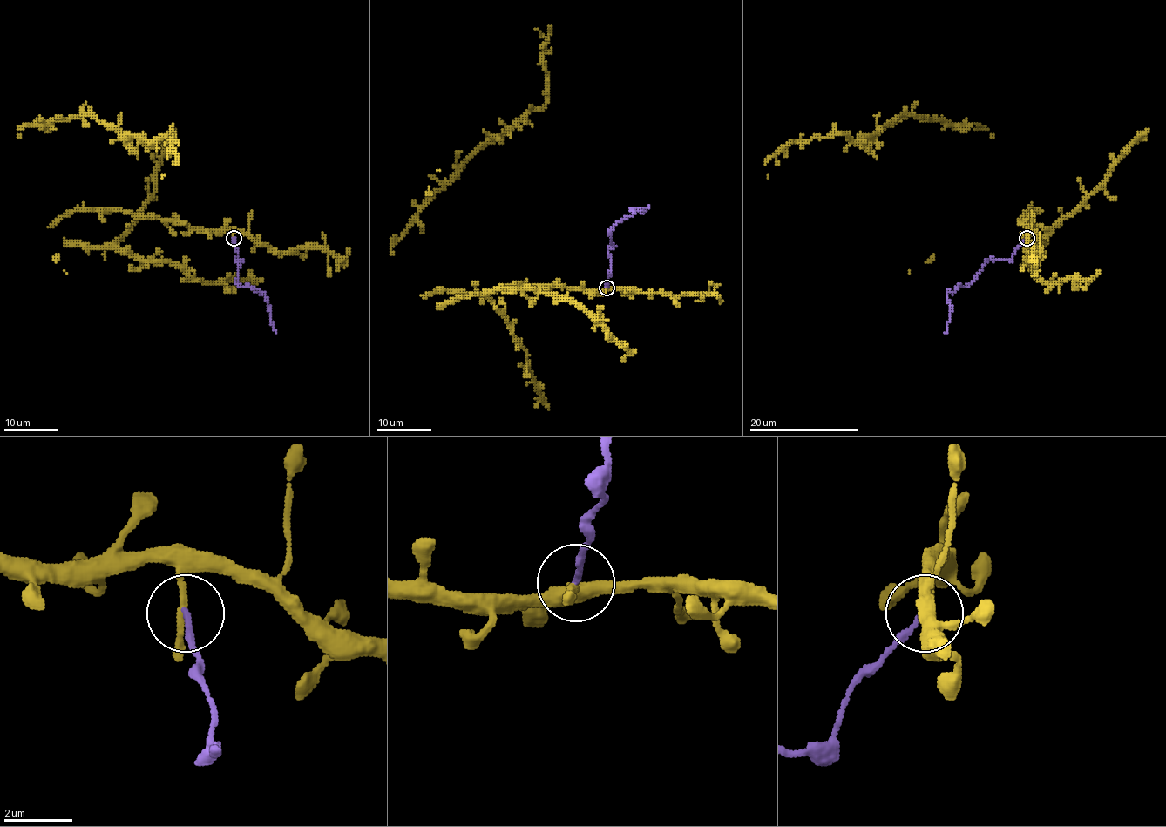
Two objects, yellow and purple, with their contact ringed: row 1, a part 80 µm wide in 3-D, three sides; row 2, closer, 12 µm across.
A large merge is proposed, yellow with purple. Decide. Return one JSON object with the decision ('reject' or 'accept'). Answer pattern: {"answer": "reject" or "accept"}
{"answer": "reject"}

